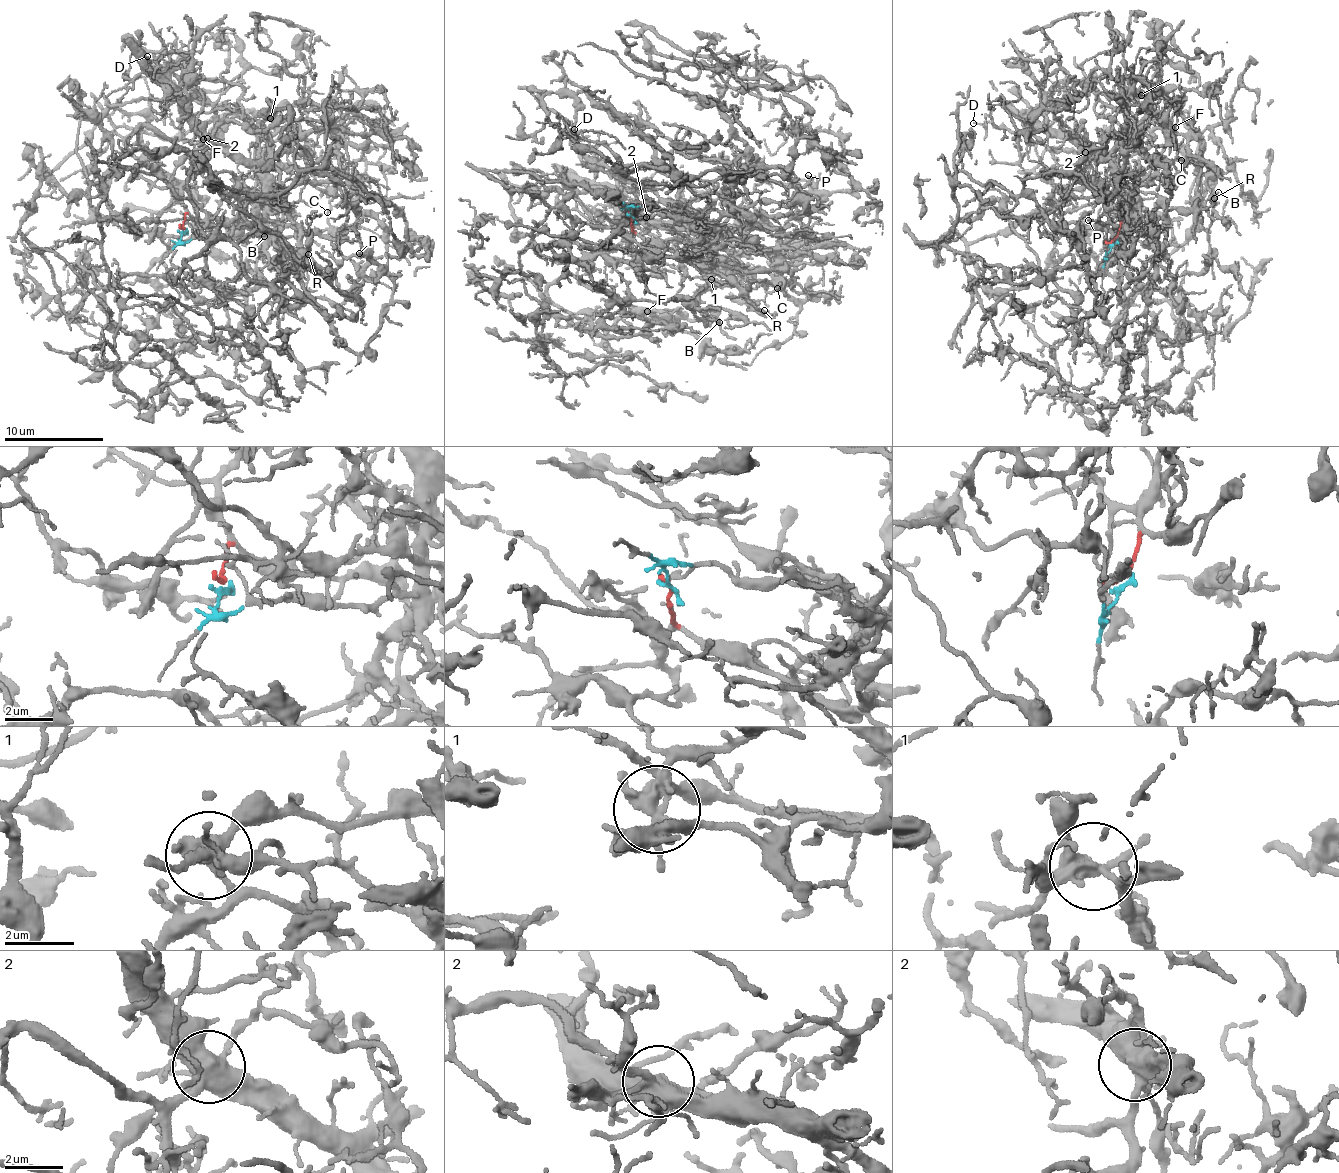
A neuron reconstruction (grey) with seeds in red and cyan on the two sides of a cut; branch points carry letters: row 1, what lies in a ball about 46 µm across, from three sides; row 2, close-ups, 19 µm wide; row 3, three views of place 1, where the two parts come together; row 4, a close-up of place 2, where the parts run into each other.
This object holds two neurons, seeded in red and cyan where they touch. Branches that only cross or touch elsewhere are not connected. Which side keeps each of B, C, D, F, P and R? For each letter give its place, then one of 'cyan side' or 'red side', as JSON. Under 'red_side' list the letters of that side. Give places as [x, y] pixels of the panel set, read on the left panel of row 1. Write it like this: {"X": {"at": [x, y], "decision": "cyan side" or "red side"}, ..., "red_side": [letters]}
{"B": {"at": [264, 236], "decision": "red side"}, "C": {"at": [327, 212], "decision": "red side"}, "D": {"at": [147, 56], "decision": "cyan side"}, "F": {"at": [203, 139], "decision": "red side"}, "P": {"at": [359, 253], "decision": "cyan side"}, "R": {"at": [308, 254], "decision": "red side"}, "red_side": ["B", "C", "F", "R"]}

